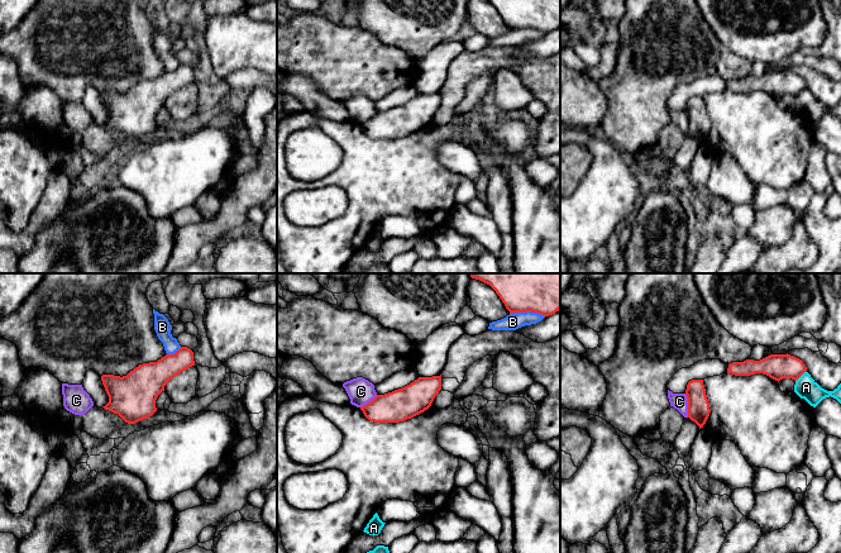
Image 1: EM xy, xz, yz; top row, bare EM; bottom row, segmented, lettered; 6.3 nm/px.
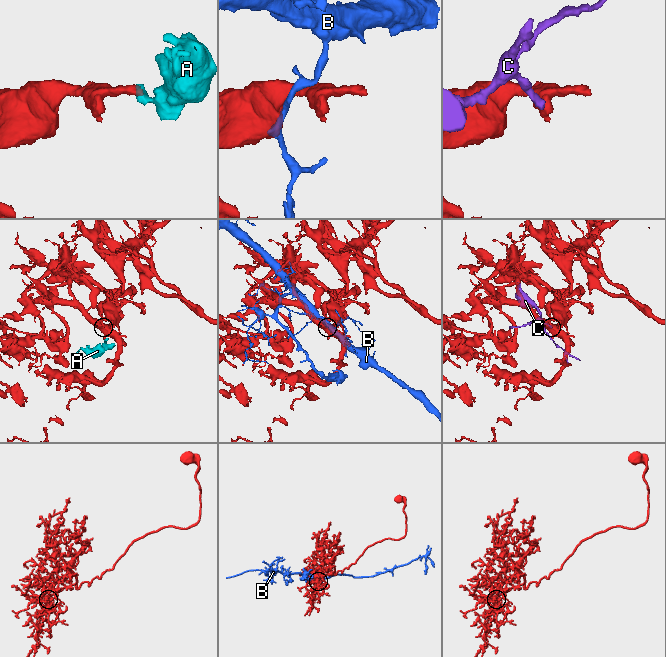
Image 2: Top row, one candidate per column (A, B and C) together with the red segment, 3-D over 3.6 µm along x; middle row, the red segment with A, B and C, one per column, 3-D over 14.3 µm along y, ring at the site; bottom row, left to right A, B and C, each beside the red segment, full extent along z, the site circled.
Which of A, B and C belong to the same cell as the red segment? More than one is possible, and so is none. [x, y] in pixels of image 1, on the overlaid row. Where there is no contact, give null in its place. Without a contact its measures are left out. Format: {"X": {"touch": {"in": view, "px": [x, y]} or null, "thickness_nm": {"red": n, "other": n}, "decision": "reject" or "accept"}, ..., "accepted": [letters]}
{"A": {"touch": {"in": "yz", "px": [801, 375]}, "thickness_nm": {"red": 160, "other": 140}, "decision": "reject"}, "B": {"touch": {"in": "xz", "px": [527, 310]}, "thickness_nm": {"red": 500, "other": 110}, "decision": "reject"}, "C": {"touch": {"in": "yz", "px": [688, 405]}, "thickness_nm": {"red": 140, "other": 110}, "decision": "reject"}, "accepted": []}

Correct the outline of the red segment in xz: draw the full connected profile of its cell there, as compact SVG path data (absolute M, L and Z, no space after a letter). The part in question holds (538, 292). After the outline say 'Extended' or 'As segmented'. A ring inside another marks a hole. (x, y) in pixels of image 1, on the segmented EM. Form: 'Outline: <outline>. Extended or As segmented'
Outline: M469 273L489 285L510 314L539 313L549 316L560 310L560 273Z. As segmented

